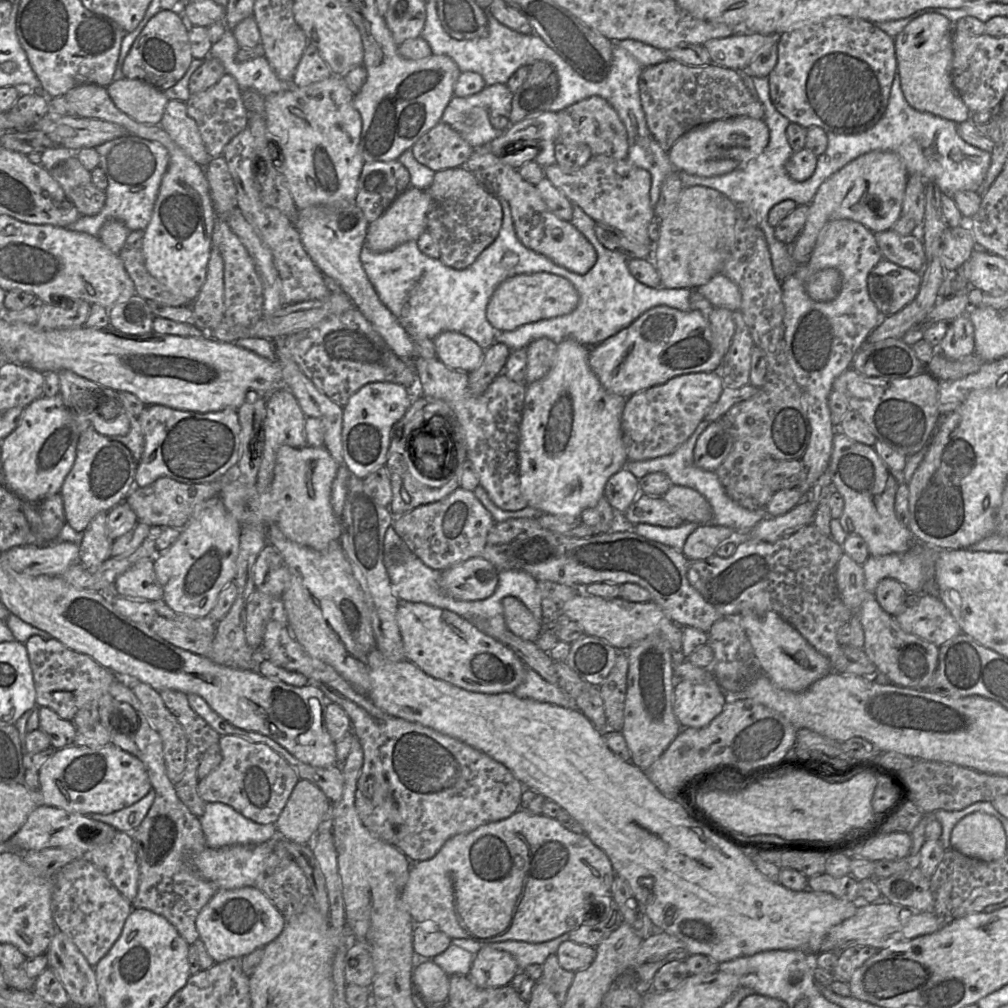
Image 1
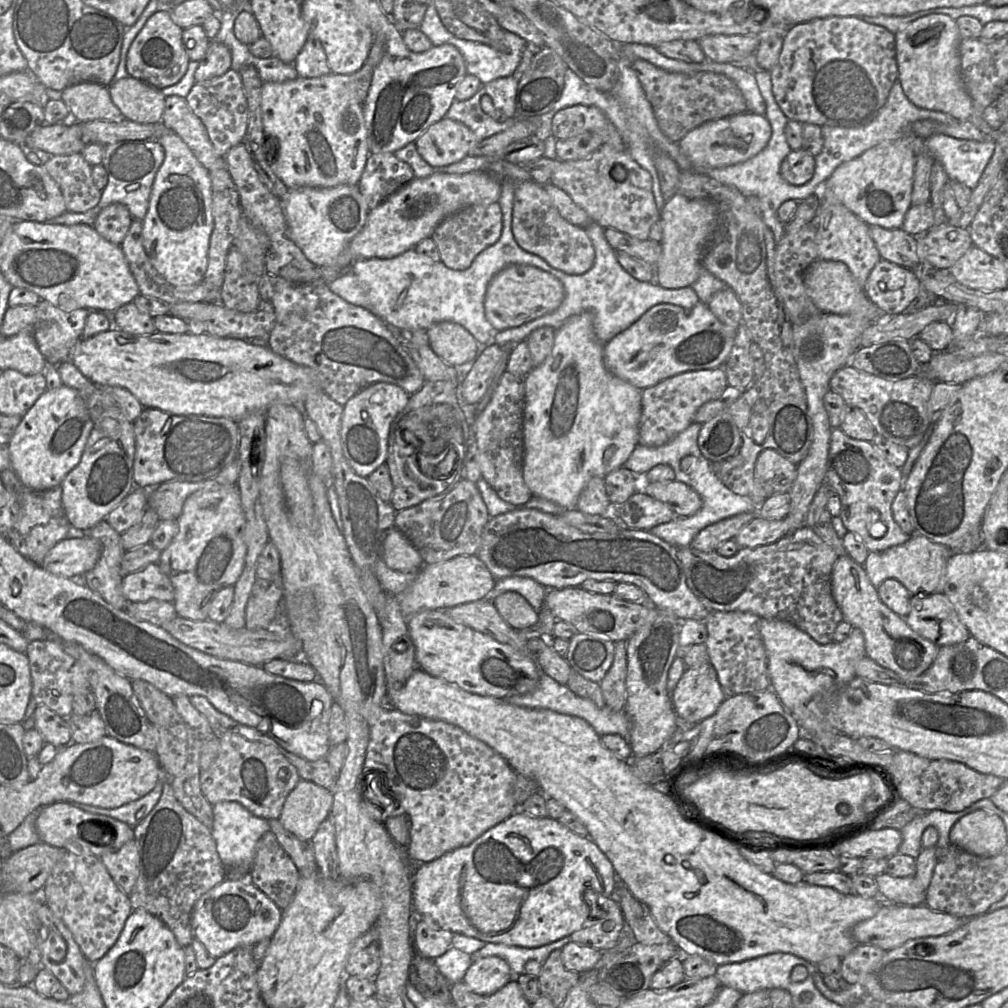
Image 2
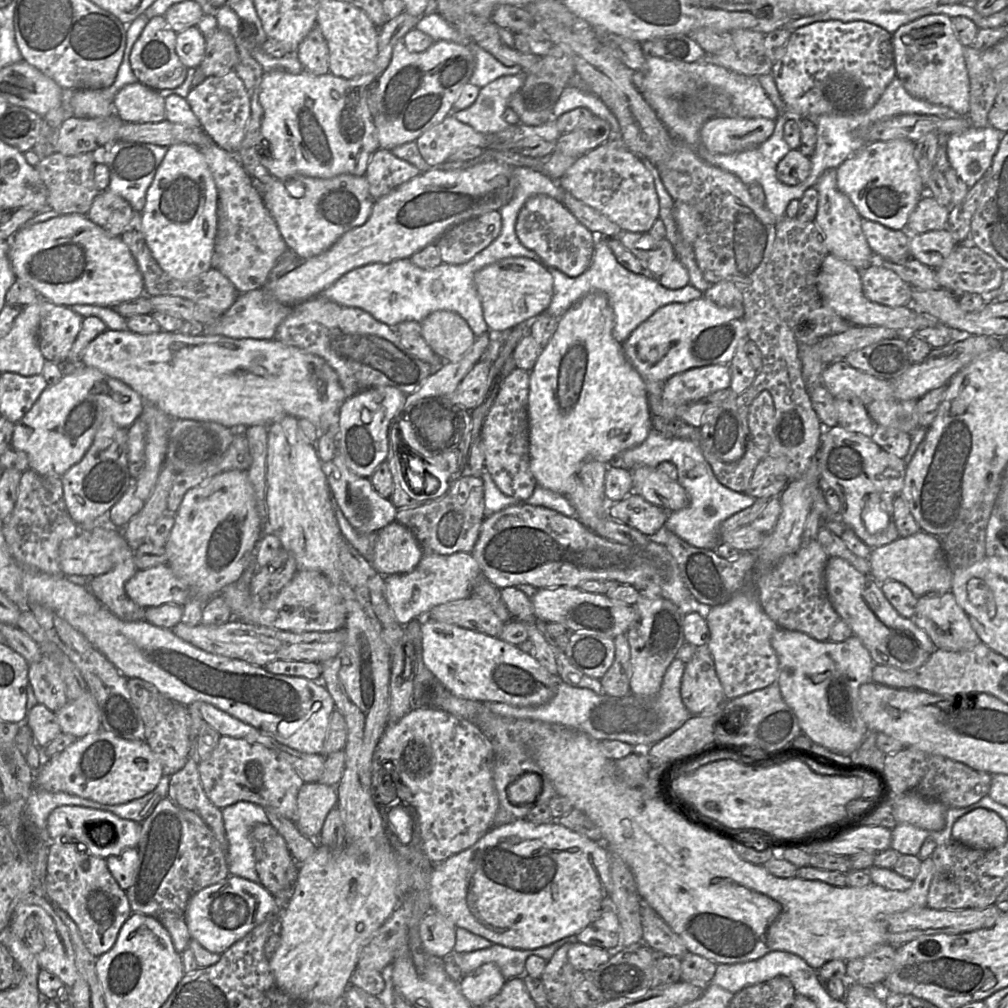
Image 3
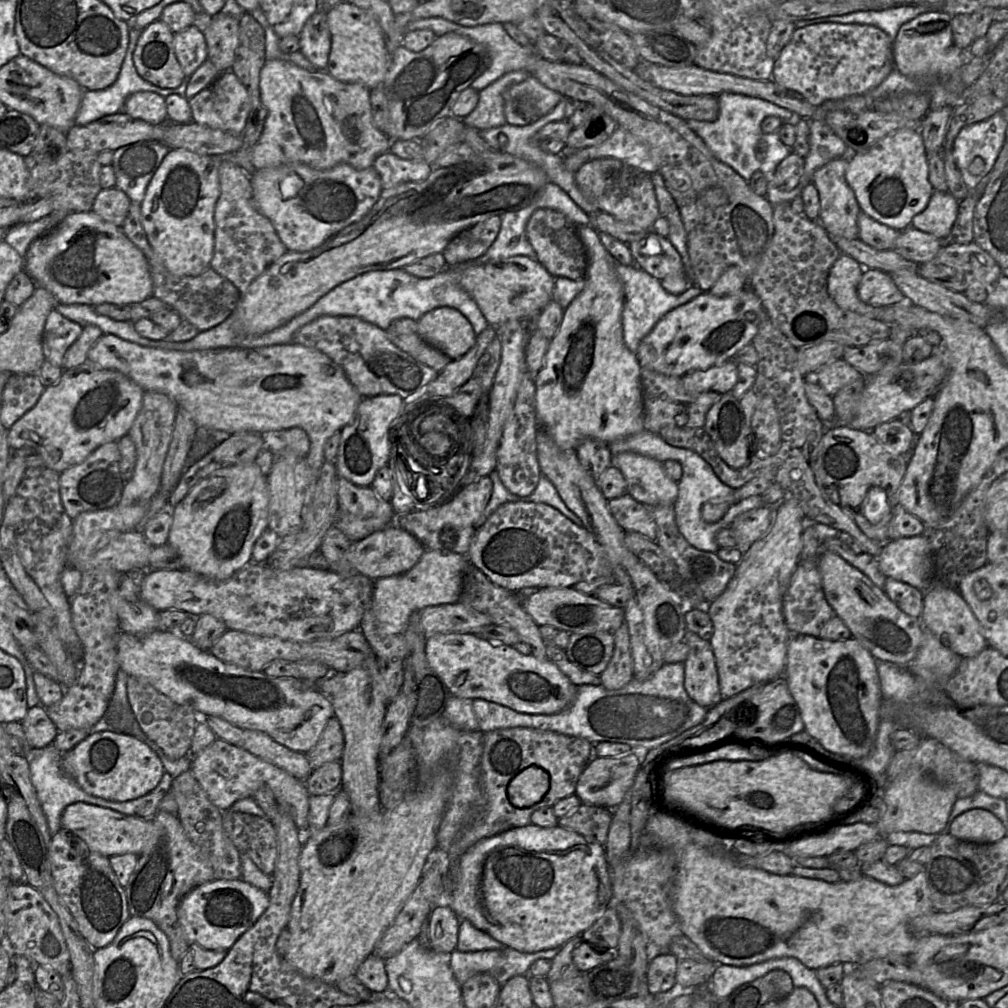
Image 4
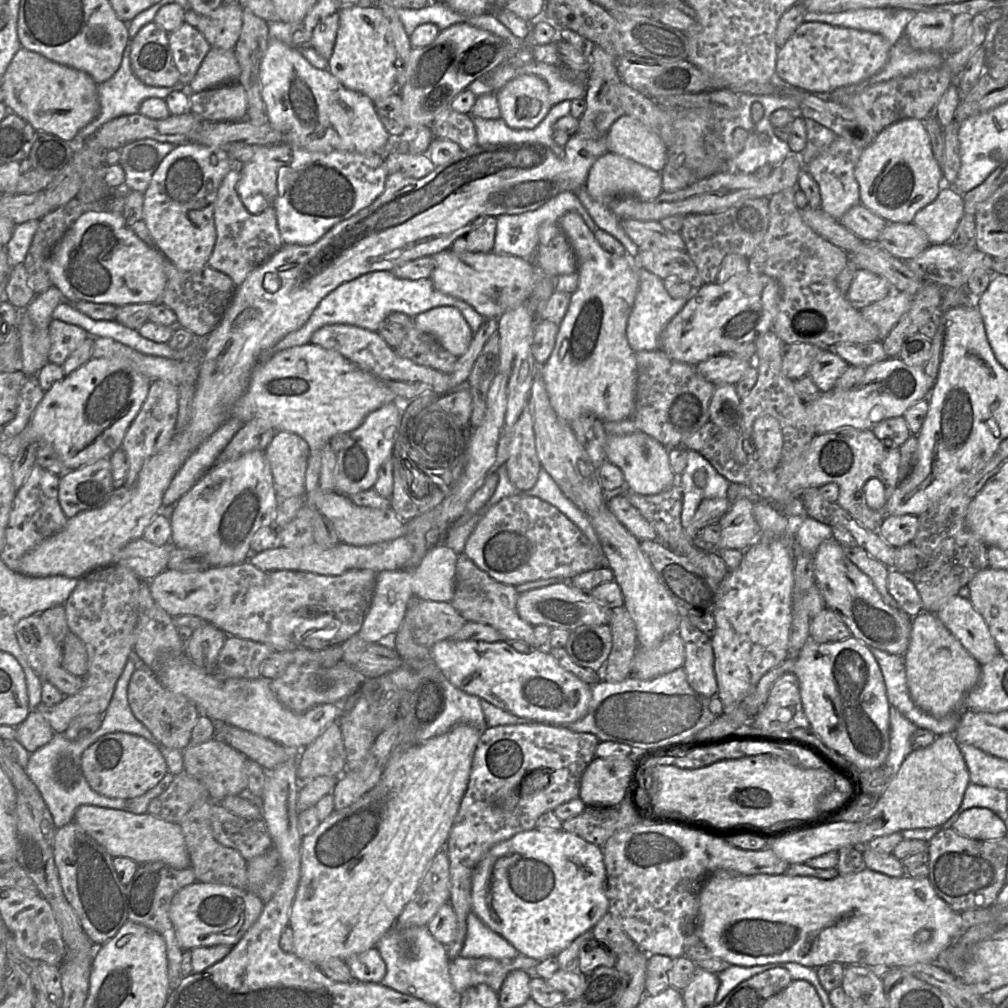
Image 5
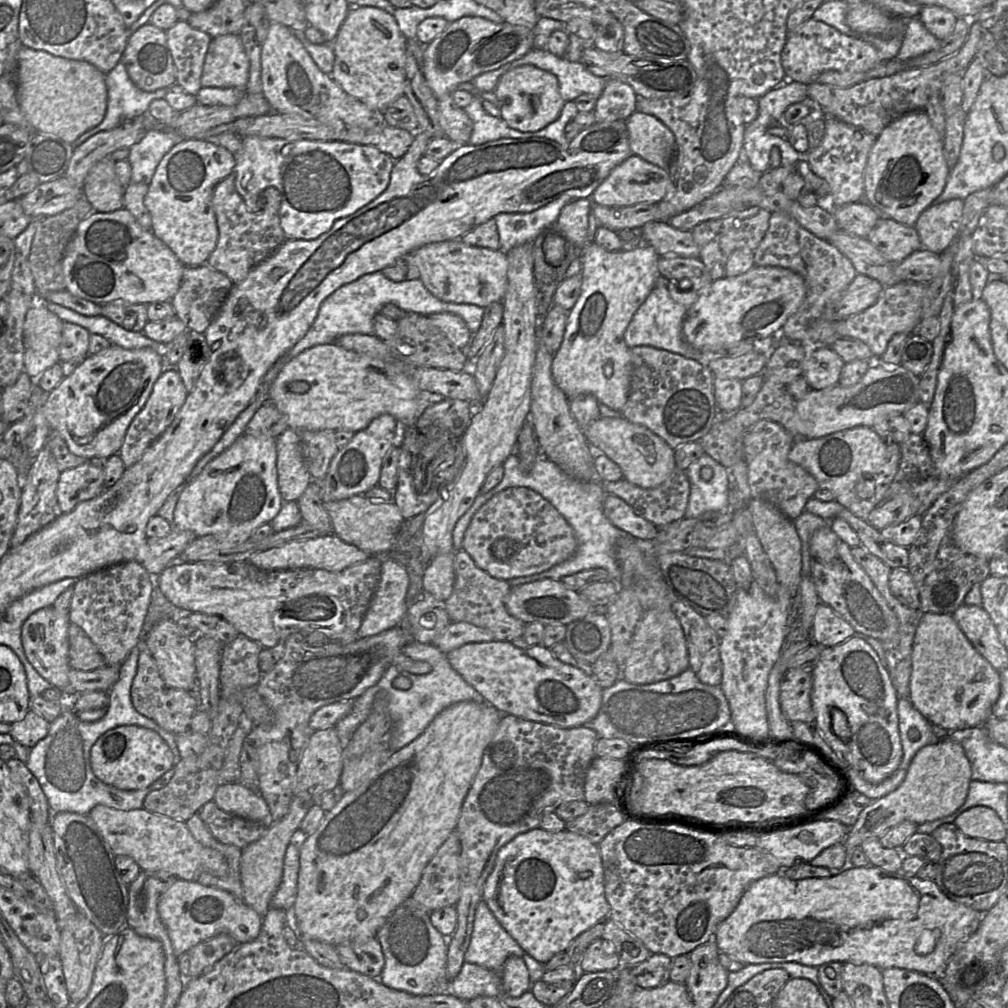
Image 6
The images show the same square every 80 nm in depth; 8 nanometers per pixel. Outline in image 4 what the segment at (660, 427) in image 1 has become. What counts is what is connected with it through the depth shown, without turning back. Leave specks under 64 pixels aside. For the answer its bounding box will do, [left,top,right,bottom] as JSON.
[681,360,737,395]

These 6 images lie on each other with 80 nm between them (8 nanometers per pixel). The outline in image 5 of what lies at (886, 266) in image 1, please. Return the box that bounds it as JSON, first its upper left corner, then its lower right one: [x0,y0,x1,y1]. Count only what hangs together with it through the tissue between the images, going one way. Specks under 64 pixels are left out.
[846,269,892,310]

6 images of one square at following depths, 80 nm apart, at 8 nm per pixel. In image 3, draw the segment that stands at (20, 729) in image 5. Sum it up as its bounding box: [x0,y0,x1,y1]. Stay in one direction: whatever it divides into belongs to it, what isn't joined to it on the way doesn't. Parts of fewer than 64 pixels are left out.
[27,704,62,749]

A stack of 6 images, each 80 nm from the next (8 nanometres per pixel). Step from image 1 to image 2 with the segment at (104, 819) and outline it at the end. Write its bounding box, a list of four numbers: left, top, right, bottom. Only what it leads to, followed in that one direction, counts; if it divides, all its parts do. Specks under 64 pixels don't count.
[69,773,168,828]

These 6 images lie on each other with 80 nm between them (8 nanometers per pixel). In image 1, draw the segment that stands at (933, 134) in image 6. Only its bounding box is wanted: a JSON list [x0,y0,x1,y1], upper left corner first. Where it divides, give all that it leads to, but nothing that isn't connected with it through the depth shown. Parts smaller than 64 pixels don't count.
[791,150,909,264]

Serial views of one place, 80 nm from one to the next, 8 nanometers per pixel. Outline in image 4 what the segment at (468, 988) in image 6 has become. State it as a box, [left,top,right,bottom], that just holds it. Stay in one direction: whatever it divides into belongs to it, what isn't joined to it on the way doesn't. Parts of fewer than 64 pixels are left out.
[448,947,561,987]

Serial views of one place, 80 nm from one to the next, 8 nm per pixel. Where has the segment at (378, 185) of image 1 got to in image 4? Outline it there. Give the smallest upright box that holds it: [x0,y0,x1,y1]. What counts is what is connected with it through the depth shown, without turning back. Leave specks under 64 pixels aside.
[372,151,433,189]

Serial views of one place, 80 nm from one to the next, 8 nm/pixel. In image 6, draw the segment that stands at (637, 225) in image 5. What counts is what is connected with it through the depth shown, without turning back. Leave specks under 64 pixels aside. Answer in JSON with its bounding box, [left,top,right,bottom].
[636,221,700,258]

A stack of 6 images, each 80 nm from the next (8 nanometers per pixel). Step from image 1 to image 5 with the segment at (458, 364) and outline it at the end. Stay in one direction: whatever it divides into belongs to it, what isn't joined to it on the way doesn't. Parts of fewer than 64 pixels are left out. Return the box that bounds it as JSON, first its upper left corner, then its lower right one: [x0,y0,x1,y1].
[413,306,473,357]

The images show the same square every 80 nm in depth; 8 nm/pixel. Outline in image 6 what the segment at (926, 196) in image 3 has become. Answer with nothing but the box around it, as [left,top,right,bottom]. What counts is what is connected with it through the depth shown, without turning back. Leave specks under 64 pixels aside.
[914,198,964,254]

